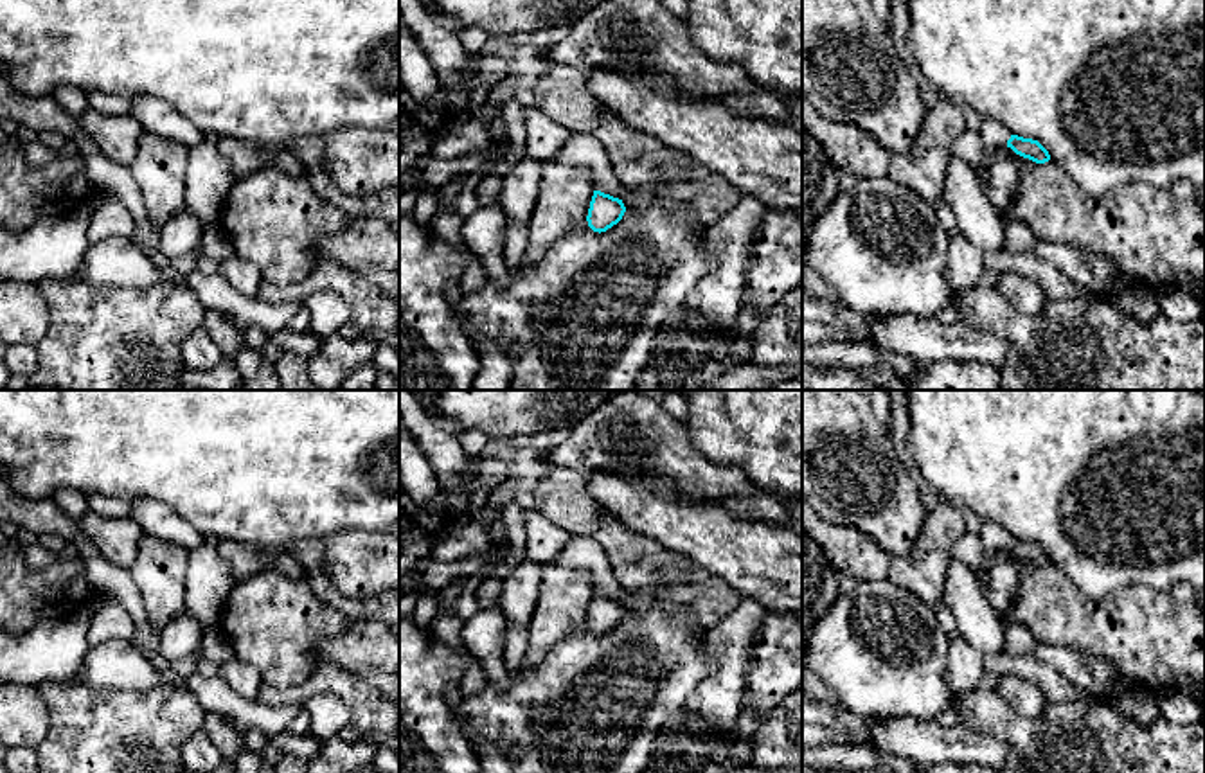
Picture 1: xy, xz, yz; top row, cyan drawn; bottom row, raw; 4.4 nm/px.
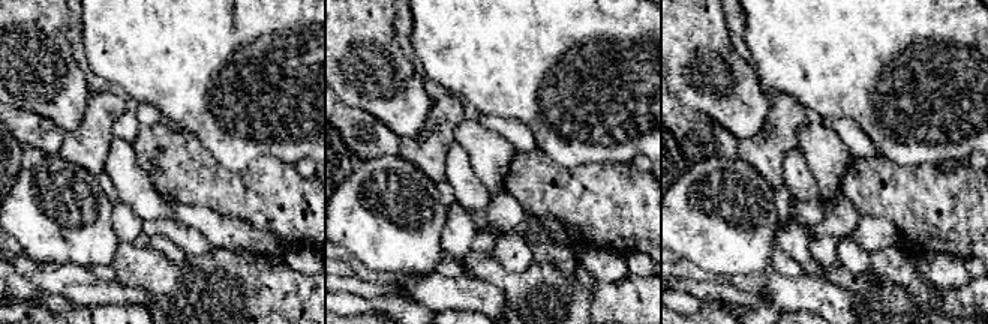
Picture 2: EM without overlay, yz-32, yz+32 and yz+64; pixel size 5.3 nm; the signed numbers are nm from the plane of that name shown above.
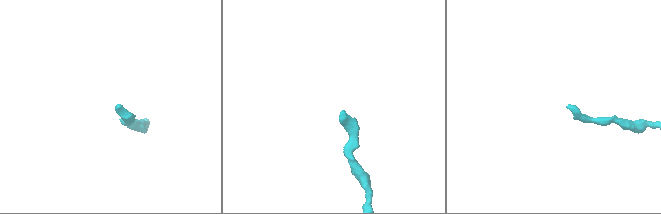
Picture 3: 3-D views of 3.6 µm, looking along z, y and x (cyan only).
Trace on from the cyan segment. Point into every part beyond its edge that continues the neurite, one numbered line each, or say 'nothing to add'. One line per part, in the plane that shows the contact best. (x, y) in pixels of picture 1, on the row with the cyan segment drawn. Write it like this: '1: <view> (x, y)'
1: yz (995, 135)

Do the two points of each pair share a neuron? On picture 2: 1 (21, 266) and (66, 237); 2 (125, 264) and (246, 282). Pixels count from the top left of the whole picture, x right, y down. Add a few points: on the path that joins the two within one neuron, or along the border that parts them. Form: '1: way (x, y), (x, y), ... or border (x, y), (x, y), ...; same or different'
1: border (20, 251), (38, 263), (66, 264); different
2: way (155, 273), (168, 282), (216, 282); same

